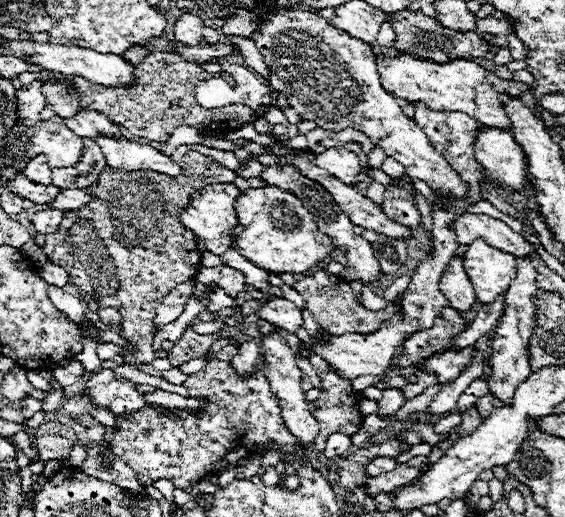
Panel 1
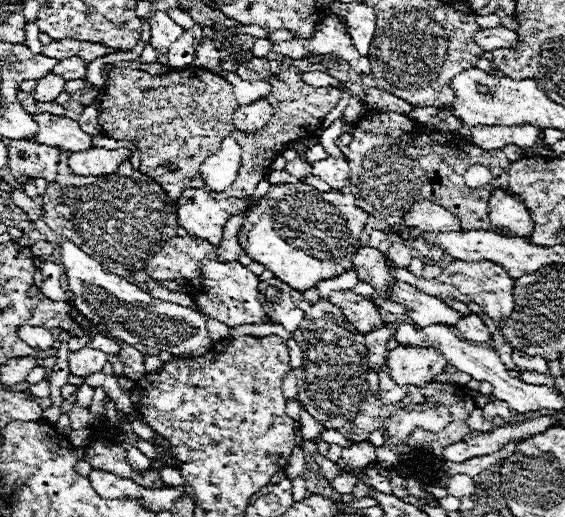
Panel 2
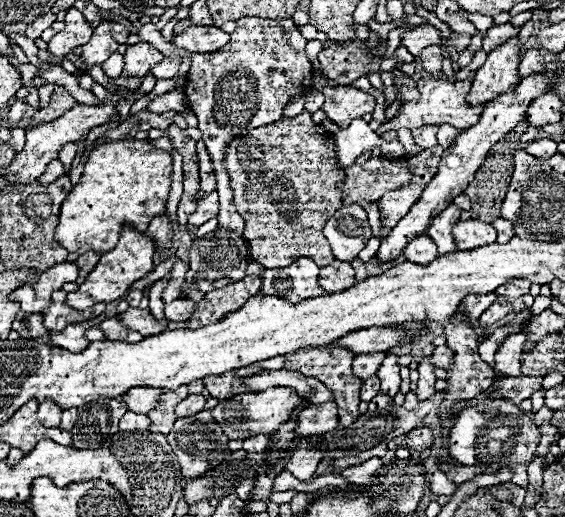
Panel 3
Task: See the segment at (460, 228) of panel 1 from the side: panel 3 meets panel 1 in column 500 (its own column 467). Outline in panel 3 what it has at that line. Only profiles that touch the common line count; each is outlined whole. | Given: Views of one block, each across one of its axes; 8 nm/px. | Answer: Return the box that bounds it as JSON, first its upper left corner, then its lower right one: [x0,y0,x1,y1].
[454,220,496,250]

